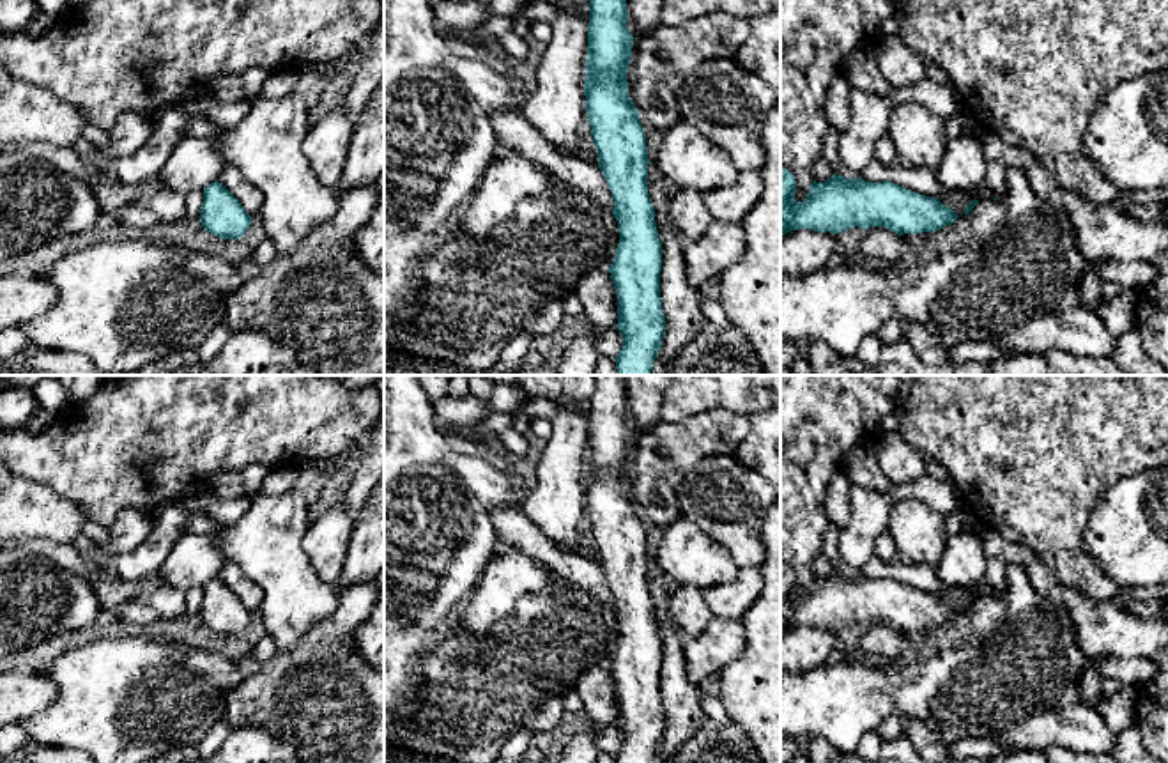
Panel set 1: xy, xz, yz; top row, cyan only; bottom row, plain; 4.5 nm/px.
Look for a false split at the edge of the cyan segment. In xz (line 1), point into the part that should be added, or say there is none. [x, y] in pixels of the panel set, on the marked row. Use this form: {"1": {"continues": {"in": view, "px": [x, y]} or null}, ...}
{"1": {"continues": null}}

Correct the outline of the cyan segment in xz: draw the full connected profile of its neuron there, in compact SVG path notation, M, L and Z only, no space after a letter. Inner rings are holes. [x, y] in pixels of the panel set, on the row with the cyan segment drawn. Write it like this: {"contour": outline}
{"contour": "M626 0L589 2L584 96L598 166L612 193L619 230L609 267L618 294L616 329L623 338L616 366L619 375L651 375L665 333L662 243L646 182L646 135L628 96L634 35L626 21Z"}

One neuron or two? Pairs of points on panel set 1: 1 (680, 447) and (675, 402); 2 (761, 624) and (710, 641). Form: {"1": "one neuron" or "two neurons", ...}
{"1": "two neurons", "2": "two neurons"}

